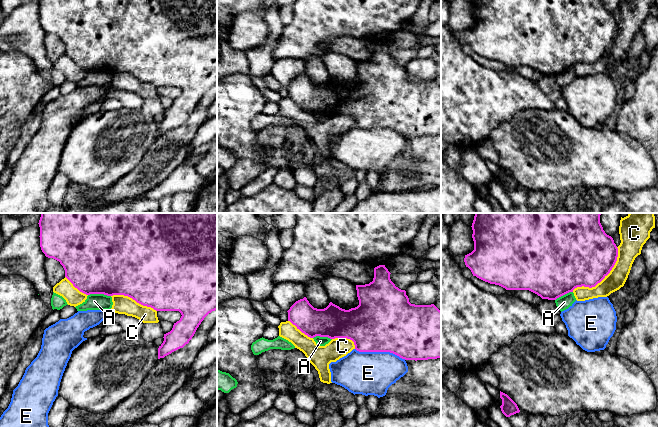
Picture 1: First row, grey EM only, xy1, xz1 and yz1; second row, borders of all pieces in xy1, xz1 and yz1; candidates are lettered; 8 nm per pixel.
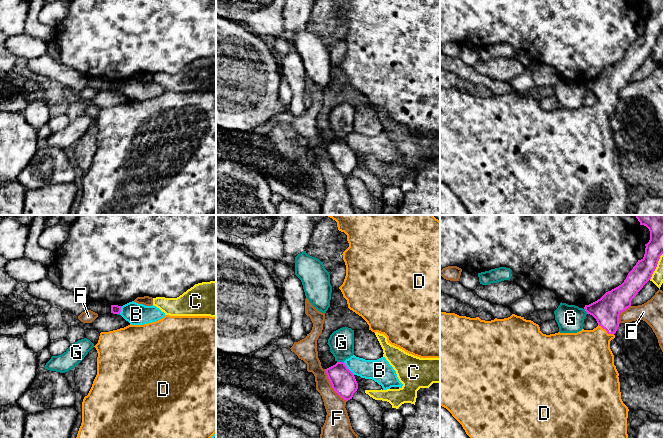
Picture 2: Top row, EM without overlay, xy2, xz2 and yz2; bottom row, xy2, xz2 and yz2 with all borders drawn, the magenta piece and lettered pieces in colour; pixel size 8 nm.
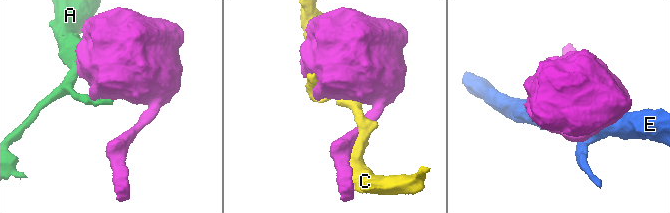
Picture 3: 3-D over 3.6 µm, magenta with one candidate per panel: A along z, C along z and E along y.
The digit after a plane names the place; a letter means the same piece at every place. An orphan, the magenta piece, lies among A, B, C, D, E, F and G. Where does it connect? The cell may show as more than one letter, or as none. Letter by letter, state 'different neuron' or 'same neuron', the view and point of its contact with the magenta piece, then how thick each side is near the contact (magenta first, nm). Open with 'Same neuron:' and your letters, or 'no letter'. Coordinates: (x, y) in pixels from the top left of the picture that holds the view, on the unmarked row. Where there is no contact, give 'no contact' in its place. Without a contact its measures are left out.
Same neuron: D
A: different neuron; contact xy1 (99, 69); calibres 500 and 130 nm
B: different neuron; contact xz2 (347, 144); calibres 200 and 180 nm
C: different neuron; contact yz1 (602, 55); calibres 500 and 150 nm
D: same neuron; contact yz2 (606, 106); calibres 220 and 380 nm
E: different neuron; contact xz1 (380, 127); calibres 500 and 360 nm
F: different neuron; contact xz2 (332, 162); calibres 200 and 170 nm
G: different neuron; contact xz2 (340, 138); calibres 200 and 200 nm

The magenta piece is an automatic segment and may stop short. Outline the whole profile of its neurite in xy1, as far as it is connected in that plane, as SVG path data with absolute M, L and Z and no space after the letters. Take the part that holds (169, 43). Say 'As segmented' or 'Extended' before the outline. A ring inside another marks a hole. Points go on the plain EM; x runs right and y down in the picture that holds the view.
As segmented. M39 0L39 3L42 28L46 33L60 38L65 46L65 53L80 68L86 71L124 71L156 87L179 87L181 89L180 96L174 99L172 106L164 110L164 117L158 124L158 135L188 120L204 94L217 86L217 0Z

